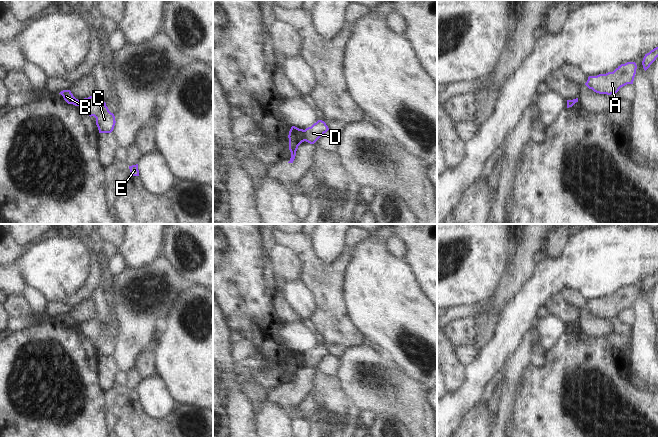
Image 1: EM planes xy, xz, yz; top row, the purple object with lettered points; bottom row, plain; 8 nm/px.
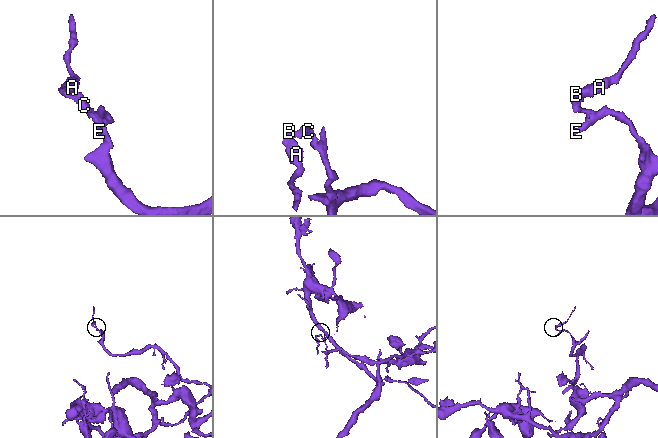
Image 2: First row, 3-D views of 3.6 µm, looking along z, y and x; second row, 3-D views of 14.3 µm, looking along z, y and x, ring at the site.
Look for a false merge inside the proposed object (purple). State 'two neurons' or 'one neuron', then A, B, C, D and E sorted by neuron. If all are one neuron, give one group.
two neurons | A B / C D E

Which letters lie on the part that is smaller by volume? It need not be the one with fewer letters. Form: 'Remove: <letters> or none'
Remove: A, B

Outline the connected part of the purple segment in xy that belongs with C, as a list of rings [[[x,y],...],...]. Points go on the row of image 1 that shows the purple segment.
[[[93,94],[88,98],[80,100],[82,108],[90,117],[96,118],[99,133],[111,133],[115,126],[115,116],[111,113],[99,94]]]

